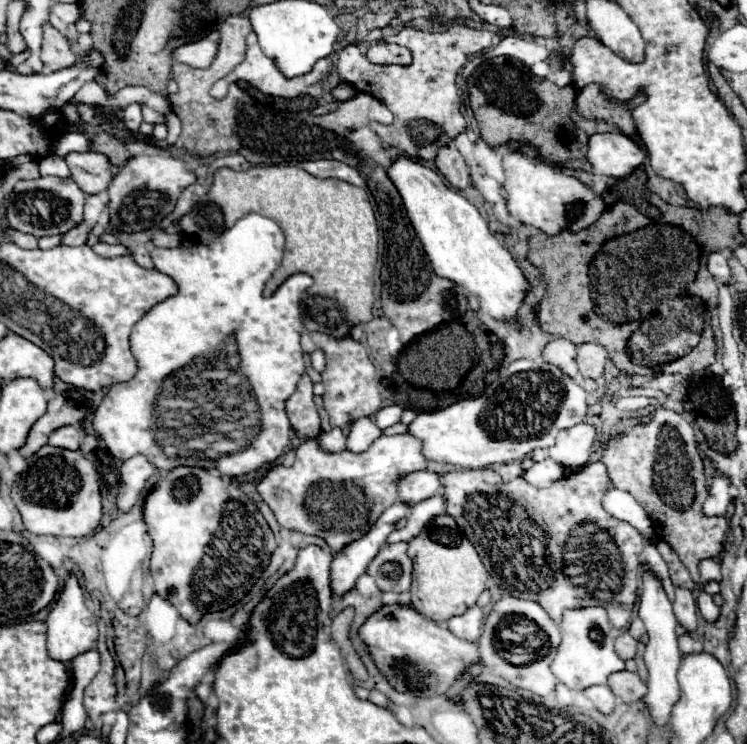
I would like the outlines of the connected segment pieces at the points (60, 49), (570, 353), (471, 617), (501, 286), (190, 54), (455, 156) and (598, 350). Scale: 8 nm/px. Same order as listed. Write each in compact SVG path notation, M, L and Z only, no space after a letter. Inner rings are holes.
M48 22L44 24L40 58L50 70L62 70L62 68L74 66L74 62L78 62L68 38L64 34L60 34L56 28L52 28Z
M556 338L554 342L550 342L544 348L544 360L548 364L558 366L564 374L568 376L576 376L578 374L578 366L576 366L576 346L566 340L566 338Z
M472 606L468 612L462 616L454 616L448 620L448 630L468 642L478 642L482 634L482 624L484 624L484 610L478 606Z
M398 158L388 168L388 176L402 196L408 218L424 246L424 252L428 254L434 272L440 278L452 280L454 284L476 294L480 300L480 310L490 318L496 318L508 326L516 326L518 310L532 286L510 252L488 230L488 224L478 208L460 192L446 186L444 178L436 170L412 158Z
M214 30L210 32L206 38L192 42L192 44L184 44L180 48L174 50L174 60L176 62L184 62L192 68L208 68L212 64L212 60L216 58L218 52L218 42L220 42L220 32Z
M454 146L440 148L438 158L436 158L436 168L456 190L466 190L470 186L468 166Z
M580 344L578 346L578 366L584 378L600 378L606 370L608 352L600 344Z

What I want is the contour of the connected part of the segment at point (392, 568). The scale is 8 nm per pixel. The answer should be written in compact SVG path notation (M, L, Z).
M384 544L378 556L370 562L368 574L374 576L378 588L382 592L404 592L410 590L412 580L412 560L406 554L408 544Z

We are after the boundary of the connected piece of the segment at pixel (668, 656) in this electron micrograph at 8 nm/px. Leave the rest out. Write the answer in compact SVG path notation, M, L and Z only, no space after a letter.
M644 564L644 574L642 574L642 596L640 596L640 606L638 606L638 614L648 630L650 642L646 644L646 652L644 652L644 662L646 668L650 672L648 678L648 694L644 696L644 702L650 710L652 720L658 726L668 724L670 720L670 710L674 706L674 702L680 698L680 688L678 688L678 680L676 680L676 672L680 666L680 650L678 650L678 638L676 638L676 616L672 612L672 604L662 588L662 582L656 578L656 574L650 570L648 564Z

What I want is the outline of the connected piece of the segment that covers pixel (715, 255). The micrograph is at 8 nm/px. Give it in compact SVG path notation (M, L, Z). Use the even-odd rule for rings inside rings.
M712 252L708 258L708 270L716 280L726 282L730 278L730 268L728 268L728 260L724 258L724 254L720 252Z

